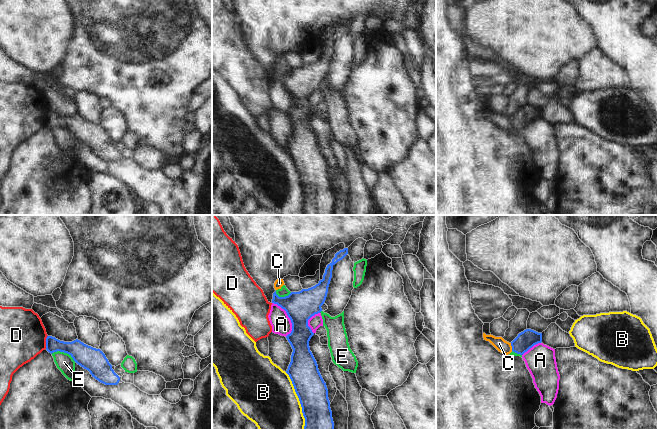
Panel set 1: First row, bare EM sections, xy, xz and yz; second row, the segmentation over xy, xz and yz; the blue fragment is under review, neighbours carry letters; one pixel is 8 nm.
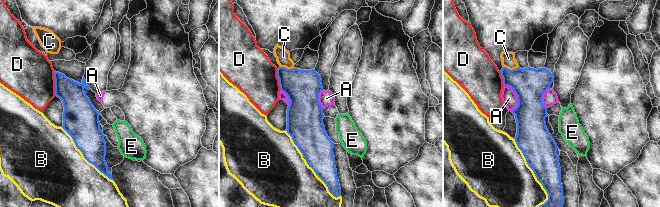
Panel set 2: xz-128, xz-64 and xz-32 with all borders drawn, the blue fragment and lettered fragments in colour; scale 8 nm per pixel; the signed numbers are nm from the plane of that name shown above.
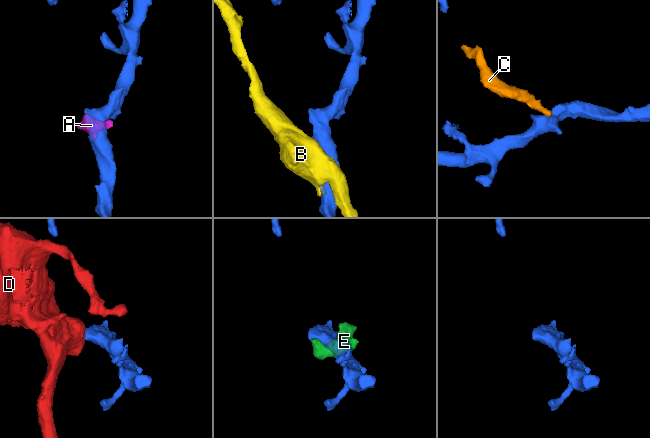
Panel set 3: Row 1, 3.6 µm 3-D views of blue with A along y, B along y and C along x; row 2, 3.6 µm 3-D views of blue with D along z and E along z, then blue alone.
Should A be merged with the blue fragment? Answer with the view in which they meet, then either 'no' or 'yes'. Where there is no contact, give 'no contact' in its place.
contact in xz; no

